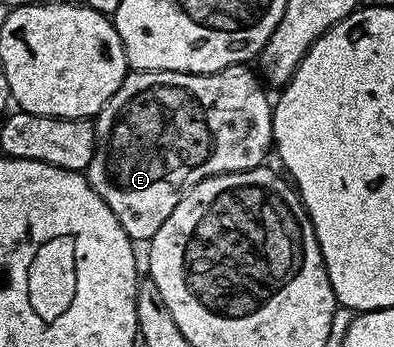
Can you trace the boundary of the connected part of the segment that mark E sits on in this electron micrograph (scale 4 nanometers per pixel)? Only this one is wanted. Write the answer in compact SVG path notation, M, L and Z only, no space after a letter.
M234 63L230 67L207 75L193 75L187 71L130 71L120 85L120 89L116 89L116 93L112 93L112 97L104 105L104 109L100 109L100 113L93 120L94 132L96 133L96 149L84 174L90 180L92 189L96 189L96 193L106 202L108 209L112 209L116 221L120 221L120 225L126 230L131 240L139 241L138 239L143 239L143 241L149 241L153 239L156 229L160 229L160 225L164 225L164 221L168 221L172 209L176 209L176 205L182 200L186 191L192 189L200 181L204 181L213 175L256 169L267 162L266 154L269 151L271 154L274 141L274 109L272 99L266 96L267 88L264 86L263 80L255 72L254 76L249 71L250 69L245 63Z

